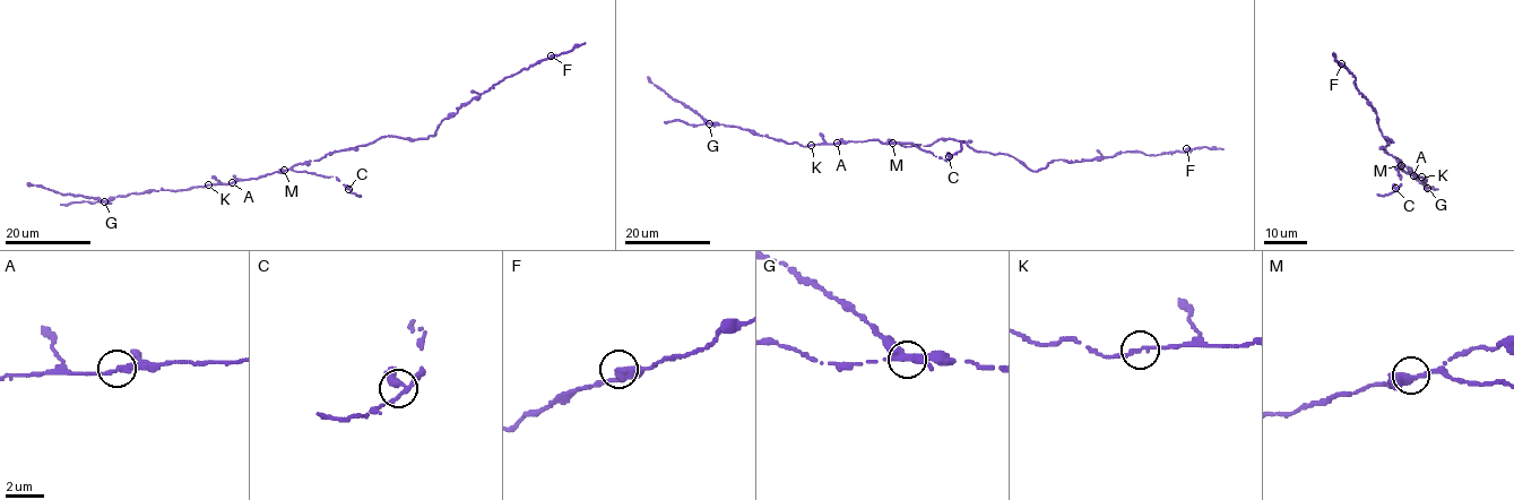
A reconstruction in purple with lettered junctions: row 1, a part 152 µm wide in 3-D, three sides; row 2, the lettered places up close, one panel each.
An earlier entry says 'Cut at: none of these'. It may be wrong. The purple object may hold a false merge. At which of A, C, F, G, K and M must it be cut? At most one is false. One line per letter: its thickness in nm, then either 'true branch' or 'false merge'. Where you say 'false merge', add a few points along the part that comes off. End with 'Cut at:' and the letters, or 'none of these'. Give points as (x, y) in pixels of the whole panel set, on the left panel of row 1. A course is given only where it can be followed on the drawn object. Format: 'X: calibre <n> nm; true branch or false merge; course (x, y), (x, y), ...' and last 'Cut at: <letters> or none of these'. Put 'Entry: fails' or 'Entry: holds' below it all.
A: calibre 280 nm; true branch
C: calibre 360 nm; true branch
F: calibre 320 nm; true branch
G: calibre 320 nm; false merge; course (104, 201), (27, 183)
K: calibre 220 nm; true branch
M: calibre 320 nm; true branch
Cut at: G
Entry: fails

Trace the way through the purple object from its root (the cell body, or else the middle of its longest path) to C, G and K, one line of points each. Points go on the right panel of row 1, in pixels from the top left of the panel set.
C: (1391, 155), (1401, 162), (1395, 167), (1401, 179), (1400, 186), (1395, 188)
G: (1391, 155), (1401, 161), (1399, 164), (1406, 172), (1426, 179), (1424, 183), (1427, 188)
K: (1391, 155), (1401, 161), (1399, 164), (1406, 172), (1422, 177)

